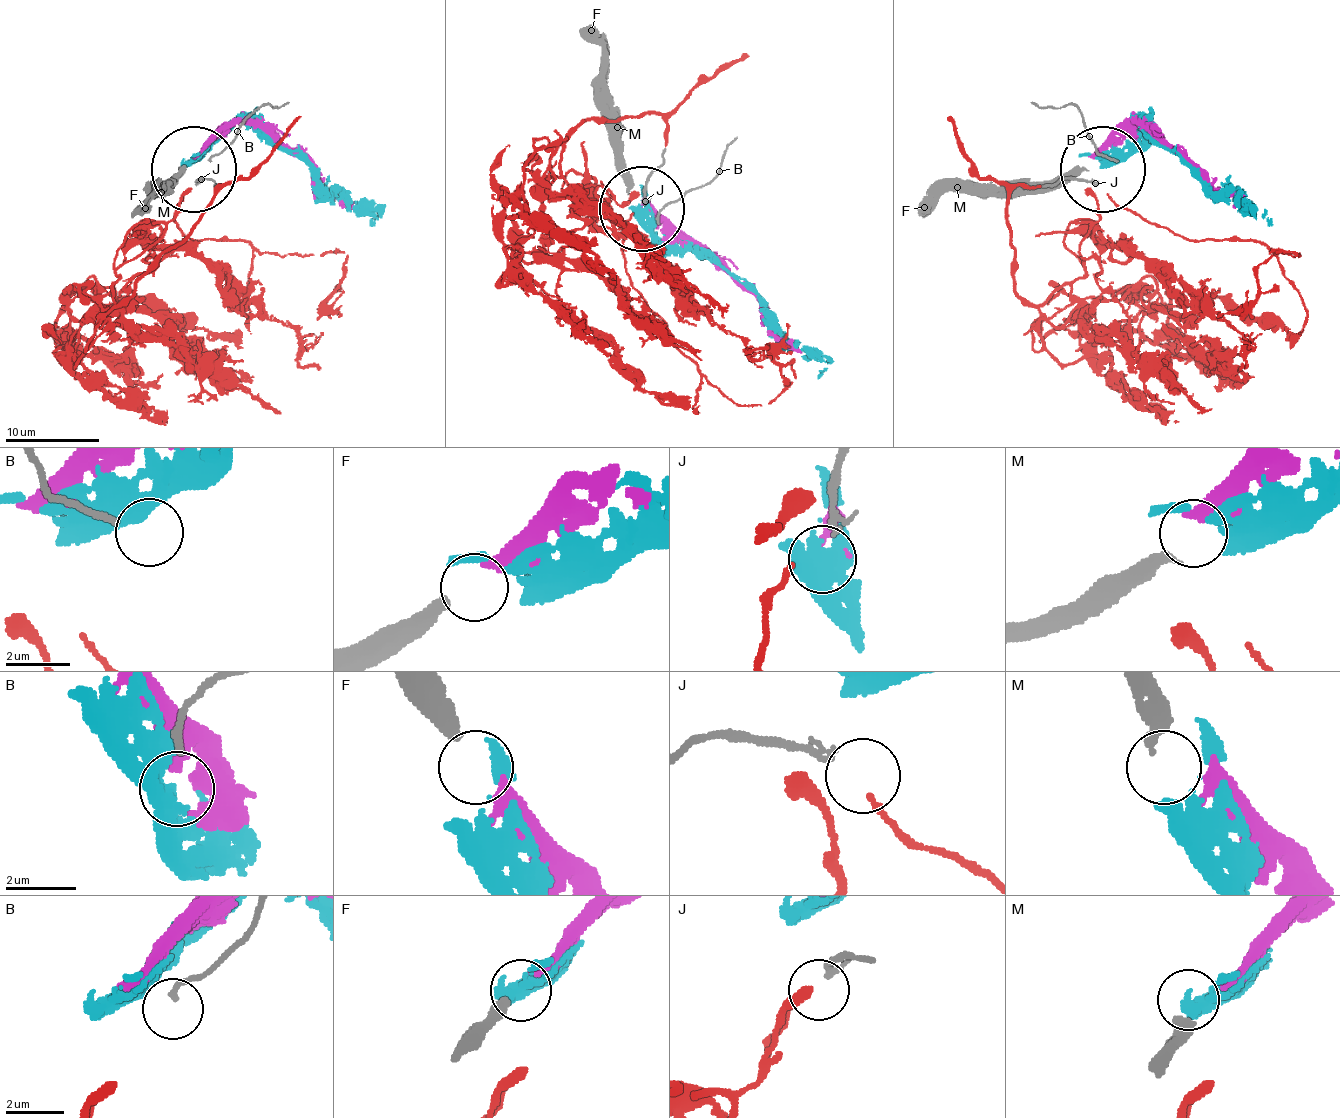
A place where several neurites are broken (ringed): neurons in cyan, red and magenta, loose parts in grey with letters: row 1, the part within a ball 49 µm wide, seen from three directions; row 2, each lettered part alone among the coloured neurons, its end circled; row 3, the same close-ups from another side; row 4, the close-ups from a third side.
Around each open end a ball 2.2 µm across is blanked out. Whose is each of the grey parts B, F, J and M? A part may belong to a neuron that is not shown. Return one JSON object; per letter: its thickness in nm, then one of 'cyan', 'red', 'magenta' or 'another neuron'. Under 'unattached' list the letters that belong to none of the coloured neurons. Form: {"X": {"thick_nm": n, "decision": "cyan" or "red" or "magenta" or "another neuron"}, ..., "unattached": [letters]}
{"B": {"thick_nm": 190, "decision": "another neuron"}, "F": {"thick_nm": 400, "decision": "magenta"}, "J": {"thick_nm": 200, "decision": "red"}, "M": {"thick_nm": 280, "decision": "cyan"}, "unattached": ["B"]}

